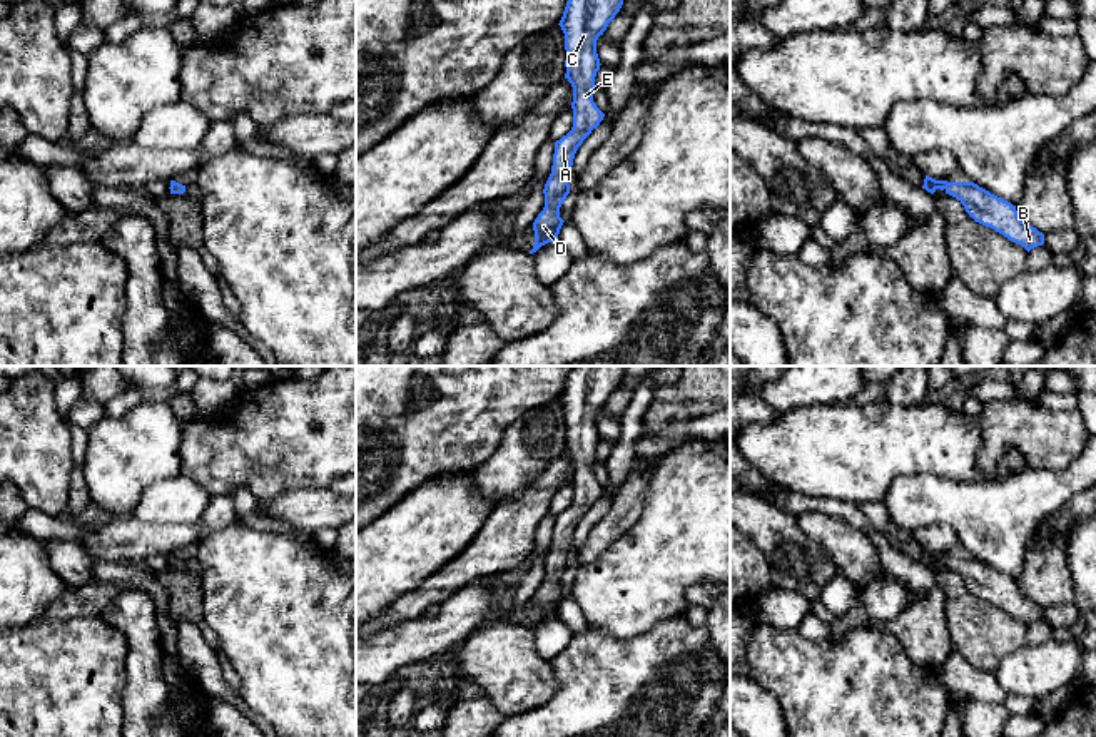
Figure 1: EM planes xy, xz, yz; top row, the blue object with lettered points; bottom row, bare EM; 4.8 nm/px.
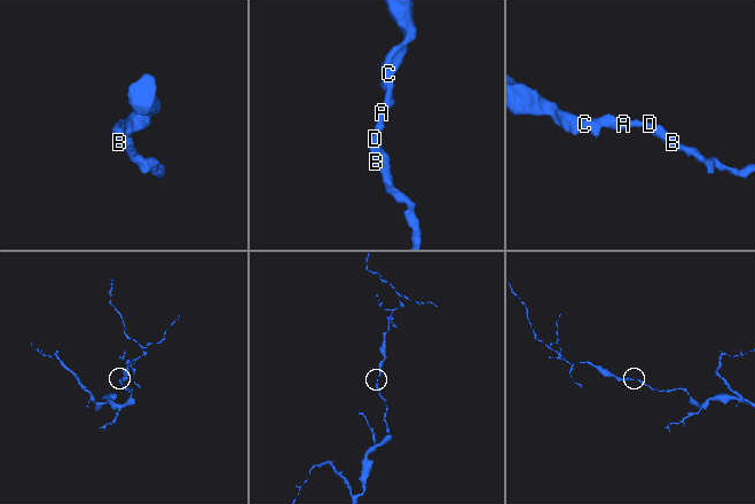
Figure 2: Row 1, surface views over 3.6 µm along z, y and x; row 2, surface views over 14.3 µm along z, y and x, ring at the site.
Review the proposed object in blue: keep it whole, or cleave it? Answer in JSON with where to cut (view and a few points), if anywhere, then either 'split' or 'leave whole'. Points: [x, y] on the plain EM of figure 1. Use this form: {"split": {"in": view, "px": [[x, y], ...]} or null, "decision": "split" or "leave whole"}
{"split": null, "decision": "leave whole"}

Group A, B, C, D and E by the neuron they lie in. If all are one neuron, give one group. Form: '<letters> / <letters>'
A B C D E

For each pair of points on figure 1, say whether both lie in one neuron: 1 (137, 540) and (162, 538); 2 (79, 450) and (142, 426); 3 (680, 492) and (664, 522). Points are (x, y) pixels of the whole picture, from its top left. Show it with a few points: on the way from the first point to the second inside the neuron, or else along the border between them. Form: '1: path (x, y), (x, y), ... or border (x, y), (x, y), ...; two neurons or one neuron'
1: path (144, 540), (156, 540); one neuron
2: border (87, 428), (87, 453), (82, 465); two neurons
3: path (680, 498), (680, 505), (670, 515); one neuron

